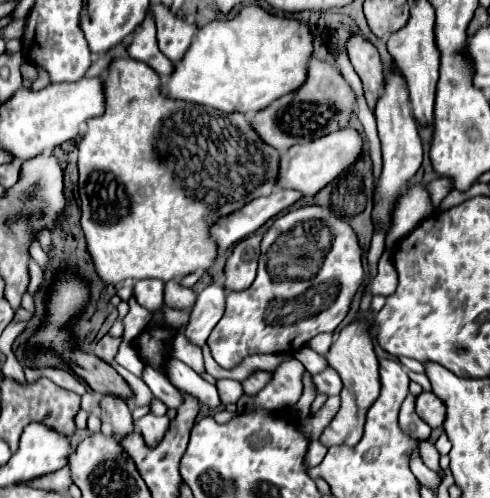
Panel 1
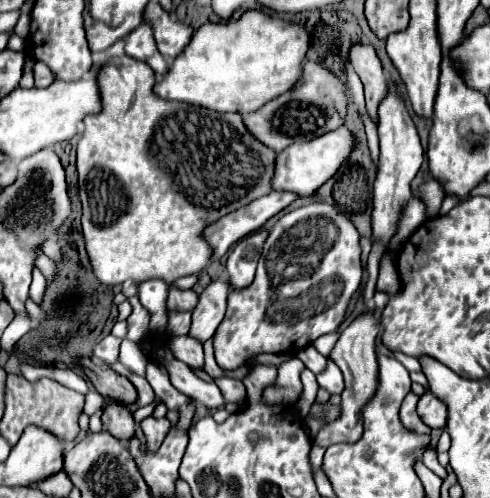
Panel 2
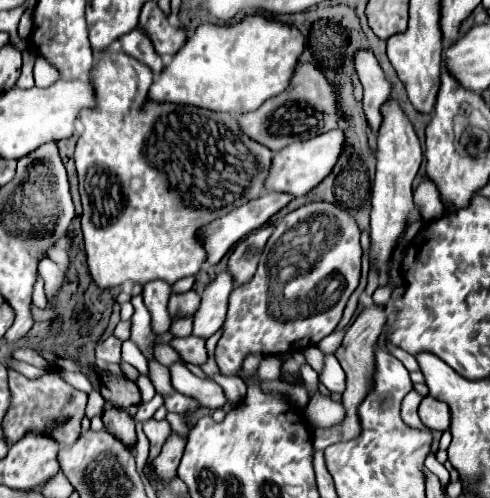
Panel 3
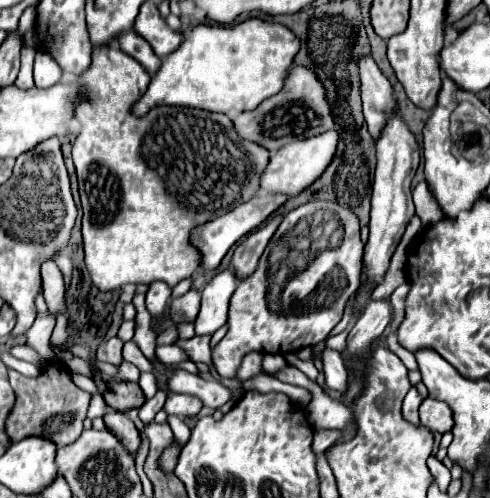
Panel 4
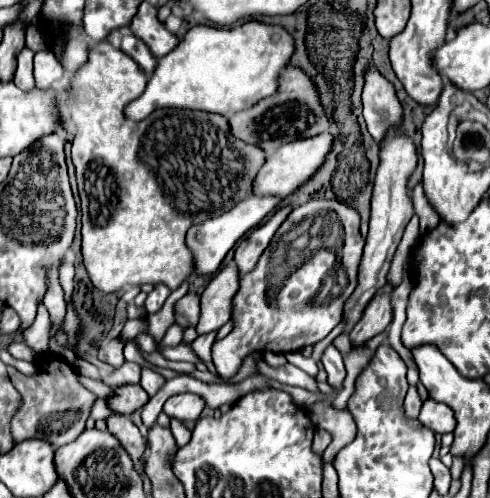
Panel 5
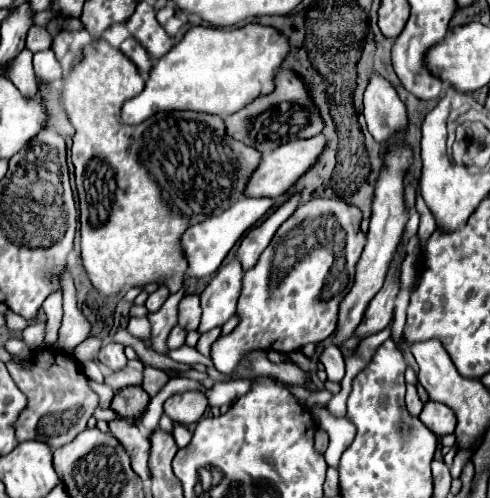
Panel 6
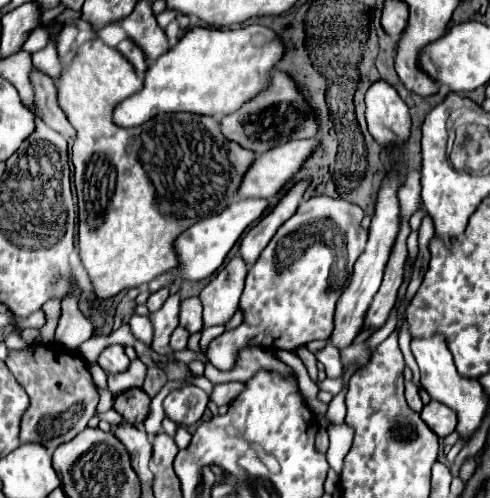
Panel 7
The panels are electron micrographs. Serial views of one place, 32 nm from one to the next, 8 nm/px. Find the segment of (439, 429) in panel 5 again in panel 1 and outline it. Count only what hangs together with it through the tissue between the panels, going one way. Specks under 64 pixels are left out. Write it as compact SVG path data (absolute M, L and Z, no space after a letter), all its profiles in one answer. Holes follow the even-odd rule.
M422 392L418 396L416 412L430 428L440 428L446 420L446 406L432 392Z

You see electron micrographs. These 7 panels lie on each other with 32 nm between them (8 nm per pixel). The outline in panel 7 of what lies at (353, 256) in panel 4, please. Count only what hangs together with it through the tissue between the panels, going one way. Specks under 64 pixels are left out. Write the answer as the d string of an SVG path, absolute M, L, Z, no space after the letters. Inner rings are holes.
M314 196L304 200L250 266L240 298L244 322L208 344L208 360L224 370L232 368L236 352L246 346L296 350L312 340L328 340L336 300L368 242L368 230L362 228L362 218L364 210L342 198Z

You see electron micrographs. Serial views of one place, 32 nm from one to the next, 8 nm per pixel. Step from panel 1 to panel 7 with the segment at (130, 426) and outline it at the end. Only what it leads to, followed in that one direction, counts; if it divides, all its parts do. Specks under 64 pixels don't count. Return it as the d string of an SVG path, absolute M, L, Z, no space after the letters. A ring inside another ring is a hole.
M122 424L114 430L114 434L122 440L122 444L126 446L130 460L132 460L132 468L136 470L136 474L140 476L142 482L152 482L154 474L150 472L150 458L152 458L152 444L146 436L146 432L142 432L140 428L132 428L130 424Z

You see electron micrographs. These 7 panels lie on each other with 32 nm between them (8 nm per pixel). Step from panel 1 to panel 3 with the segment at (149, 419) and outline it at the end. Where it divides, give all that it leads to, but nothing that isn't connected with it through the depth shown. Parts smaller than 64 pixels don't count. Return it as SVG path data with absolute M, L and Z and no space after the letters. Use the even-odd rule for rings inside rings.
M148 420L148 422L144 422L144 434L146 434L148 440L150 440L150 456L148 456L148 460L152 462L152 460L160 454L162 446L164 446L166 440L170 438L172 430L170 430L170 424L168 424L166 420L162 420L162 422Z

